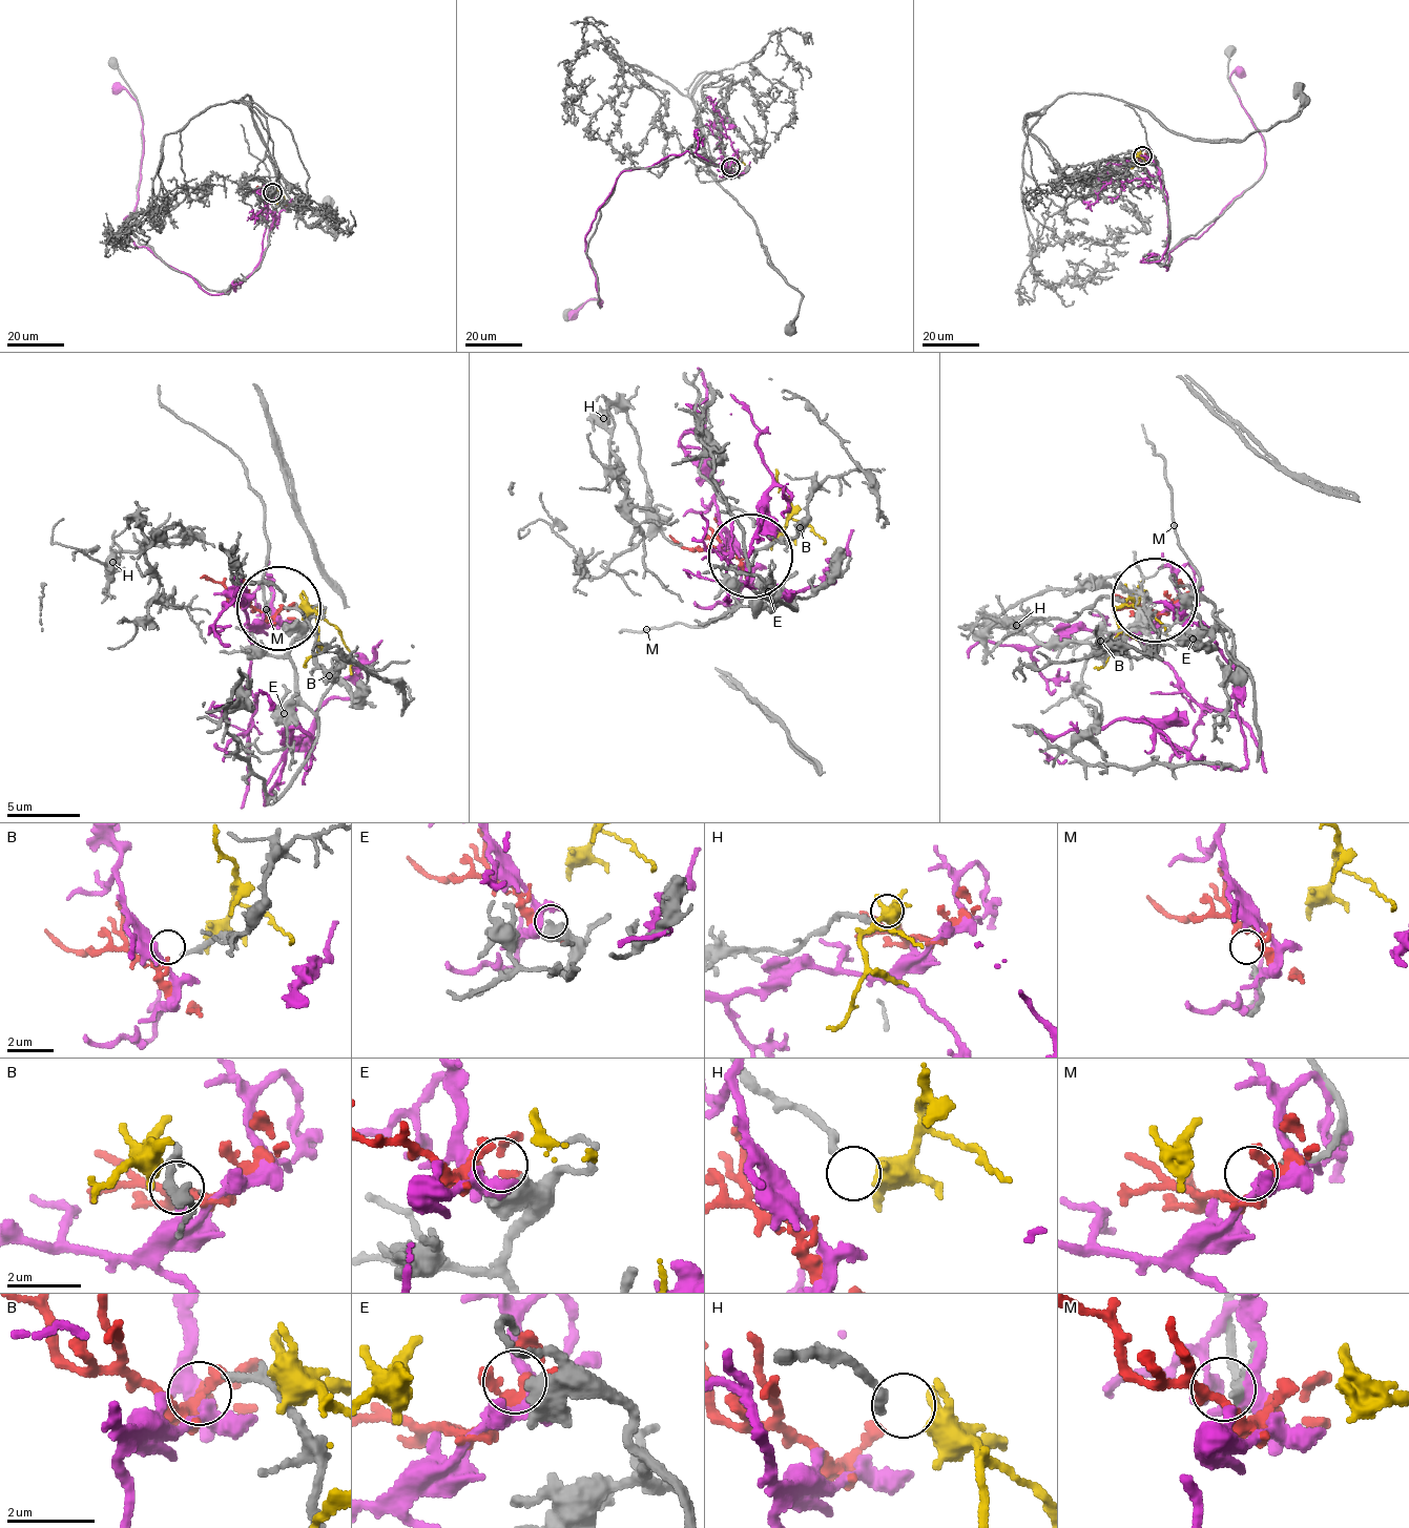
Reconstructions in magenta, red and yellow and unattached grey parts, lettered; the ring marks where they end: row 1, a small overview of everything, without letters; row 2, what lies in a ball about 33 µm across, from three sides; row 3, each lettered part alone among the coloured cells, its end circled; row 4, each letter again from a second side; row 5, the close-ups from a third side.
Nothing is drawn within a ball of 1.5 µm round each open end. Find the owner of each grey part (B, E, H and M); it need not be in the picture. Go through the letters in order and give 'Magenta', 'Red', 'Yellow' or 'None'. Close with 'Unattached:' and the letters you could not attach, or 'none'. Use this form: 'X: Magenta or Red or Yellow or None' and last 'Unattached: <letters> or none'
B: None
E: Red
H: Yellow
M: None
Unattached: B, M

